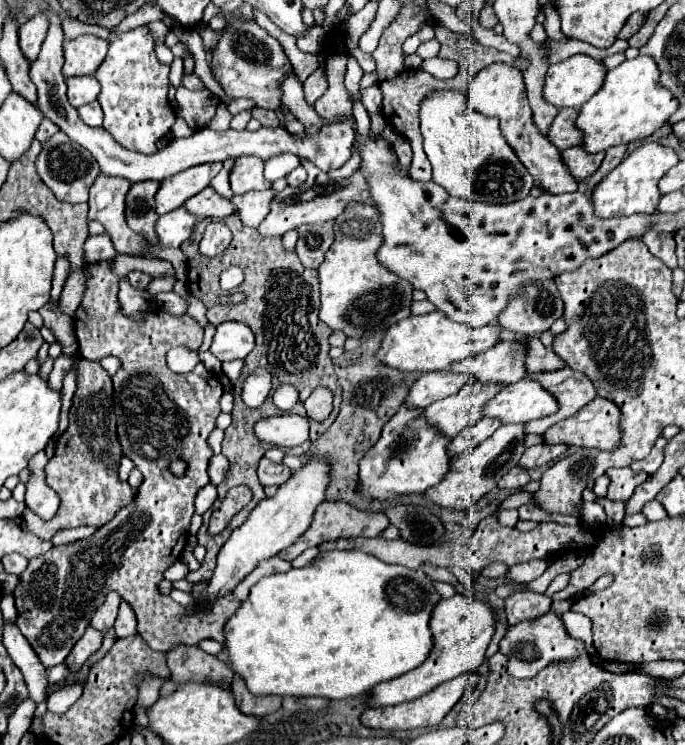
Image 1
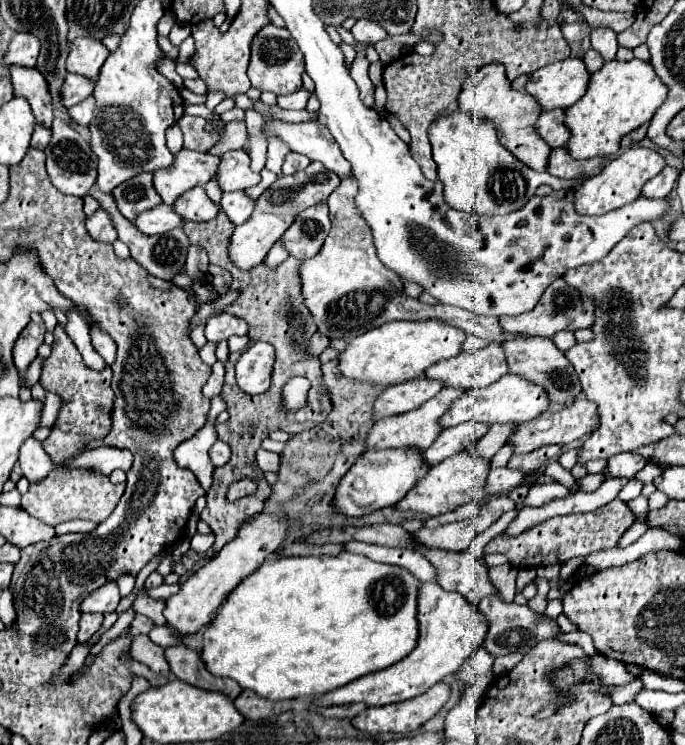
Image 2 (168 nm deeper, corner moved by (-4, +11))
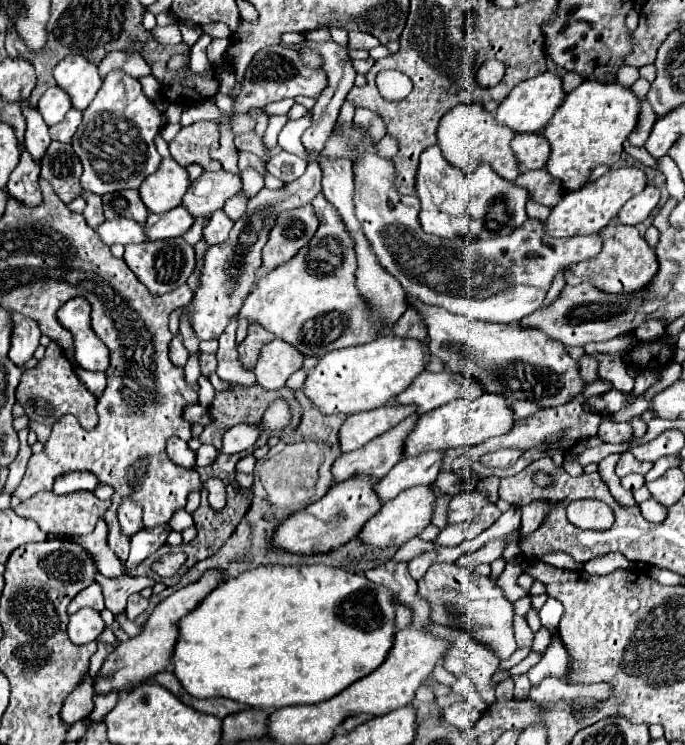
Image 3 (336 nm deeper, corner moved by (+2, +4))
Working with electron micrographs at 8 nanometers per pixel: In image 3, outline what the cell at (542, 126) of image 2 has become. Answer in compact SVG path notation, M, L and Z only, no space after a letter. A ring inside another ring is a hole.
M516 134L512 140L512 150L520 162L520 172L544 168L546 160L550 158L550 144L546 138L538 134Z

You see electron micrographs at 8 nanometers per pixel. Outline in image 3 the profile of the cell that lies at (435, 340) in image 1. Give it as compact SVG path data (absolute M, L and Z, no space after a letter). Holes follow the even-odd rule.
M392 334L378 336L368 344L324 354L318 366L310 370L304 382L304 392L324 414L356 414L372 410L410 386L414 376L418 376L428 364L426 354L426 344L420 340L402 340Z

